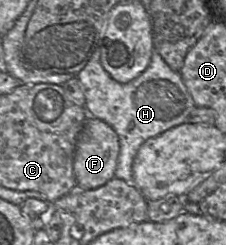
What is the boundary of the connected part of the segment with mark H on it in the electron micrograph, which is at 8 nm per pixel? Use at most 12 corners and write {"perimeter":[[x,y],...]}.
{"perimeter":[[97,47],[76,78],[87,113],[118,135],[114,178],[130,183],[148,139],[195,107],[155,50],[119,83]]}

